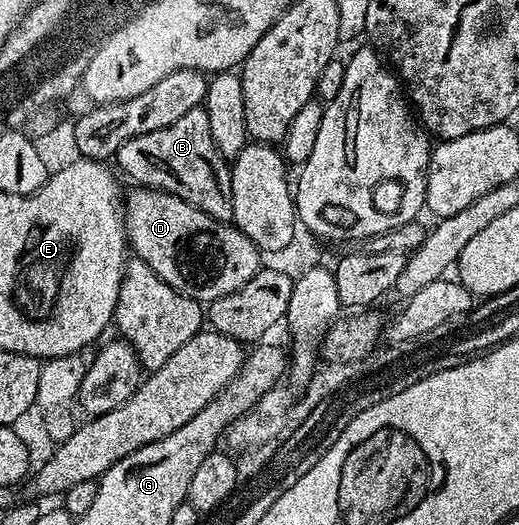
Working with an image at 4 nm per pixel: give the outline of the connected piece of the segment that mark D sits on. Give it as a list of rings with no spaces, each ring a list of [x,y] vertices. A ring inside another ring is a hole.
[[[144,187],[133,189],[125,197],[127,240],[134,256],[149,263],[169,287],[200,303],[210,303],[237,291],[259,273],[260,249],[234,224],[220,224],[175,194]],[[218,253],[219,277],[210,273]]]

